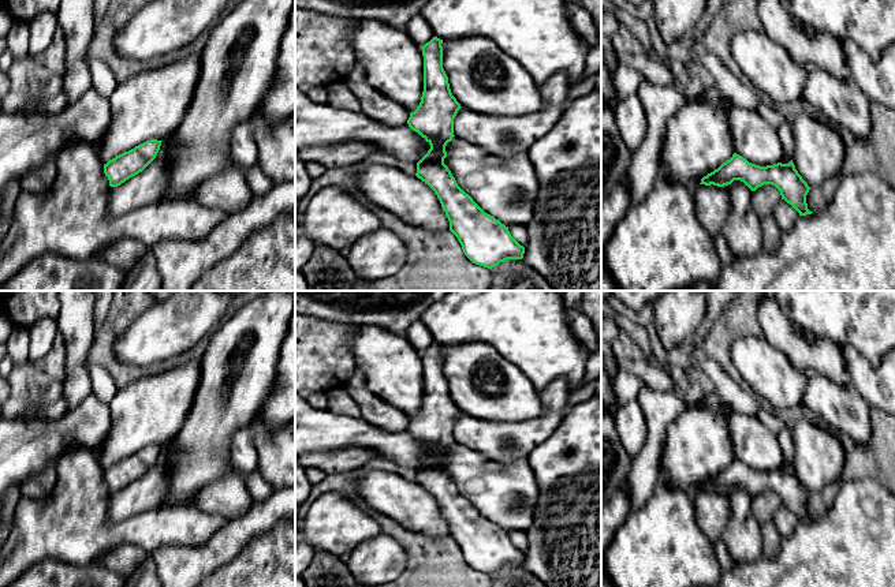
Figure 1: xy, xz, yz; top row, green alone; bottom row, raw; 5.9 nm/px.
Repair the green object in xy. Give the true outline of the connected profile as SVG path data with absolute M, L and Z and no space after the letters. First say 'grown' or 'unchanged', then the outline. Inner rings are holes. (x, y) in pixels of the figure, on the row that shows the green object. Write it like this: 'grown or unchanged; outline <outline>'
unchanged; outline M150 139L104 164L111 187L118 187L142 172L157 156L163 141Z

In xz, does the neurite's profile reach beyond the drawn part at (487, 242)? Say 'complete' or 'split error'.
complete

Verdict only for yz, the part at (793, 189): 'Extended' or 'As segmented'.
As segmented

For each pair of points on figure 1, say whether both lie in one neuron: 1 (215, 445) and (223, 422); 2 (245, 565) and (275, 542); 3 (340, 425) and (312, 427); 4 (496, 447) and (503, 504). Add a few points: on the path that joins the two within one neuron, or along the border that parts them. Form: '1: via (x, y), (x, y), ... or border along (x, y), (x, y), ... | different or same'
1: via (215, 440), (215, 430), (217, 427) | same
2: via (252, 565), (268, 549) | same
3: via (334, 427), (319, 427) | same
4: border along (467, 447), (504, 463), (526, 459) | different

